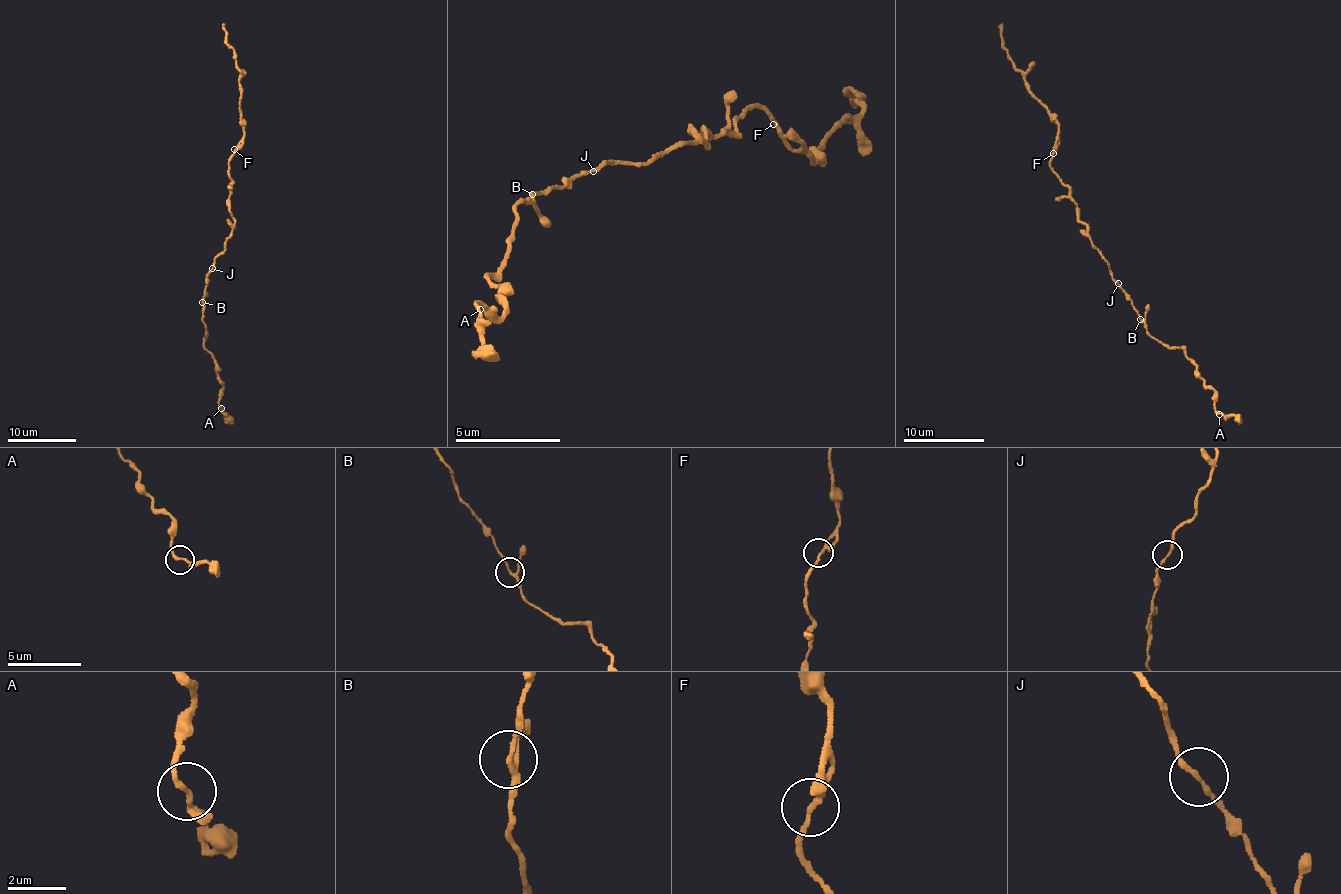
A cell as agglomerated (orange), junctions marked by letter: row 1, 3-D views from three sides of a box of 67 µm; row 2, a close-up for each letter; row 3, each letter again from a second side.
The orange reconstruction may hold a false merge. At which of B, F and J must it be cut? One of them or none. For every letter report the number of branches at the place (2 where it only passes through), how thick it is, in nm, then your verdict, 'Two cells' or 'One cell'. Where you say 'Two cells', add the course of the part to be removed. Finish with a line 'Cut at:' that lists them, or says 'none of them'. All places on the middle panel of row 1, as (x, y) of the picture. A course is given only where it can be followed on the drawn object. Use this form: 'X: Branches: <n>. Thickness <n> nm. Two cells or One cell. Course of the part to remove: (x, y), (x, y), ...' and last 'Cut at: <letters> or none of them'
B: Branches: 3. Thickness 150 nm. One cell
F: Branches: 3. Thickness 130 nm. One cell
J: Branches: 2. Thickness 160 nm. One cell
Cut at: none of them

